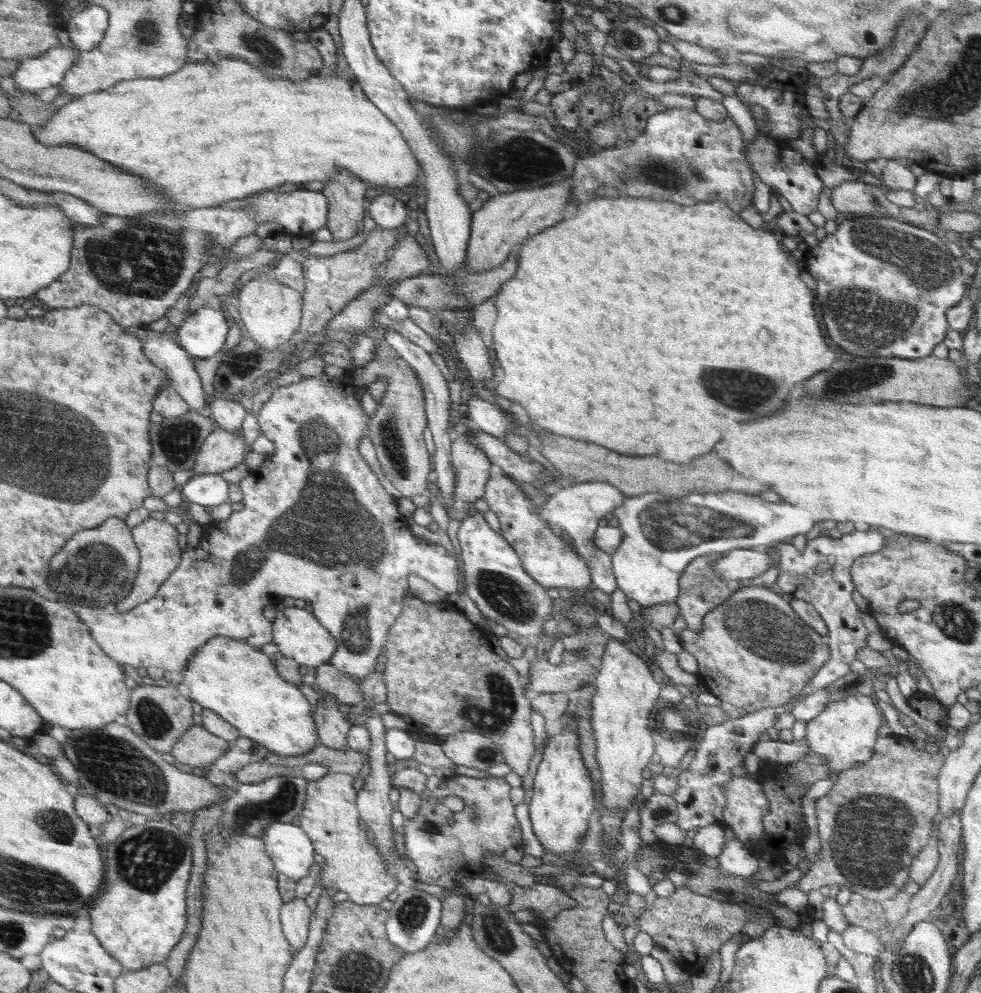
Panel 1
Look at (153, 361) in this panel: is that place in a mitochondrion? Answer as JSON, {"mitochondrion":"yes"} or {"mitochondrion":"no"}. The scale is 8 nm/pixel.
{"mitochondrion":"no"}

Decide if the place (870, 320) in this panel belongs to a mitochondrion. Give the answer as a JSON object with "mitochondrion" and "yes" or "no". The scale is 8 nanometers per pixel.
{"mitochondrion":"yes"}

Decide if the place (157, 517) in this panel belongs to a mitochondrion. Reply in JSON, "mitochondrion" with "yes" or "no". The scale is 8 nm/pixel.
{"mitochondrion":"no"}

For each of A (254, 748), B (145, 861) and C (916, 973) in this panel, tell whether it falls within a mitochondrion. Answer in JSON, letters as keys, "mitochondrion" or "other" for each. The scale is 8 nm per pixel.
{"A":"other","B":"mitochondrion","C":"mitochondrion"}

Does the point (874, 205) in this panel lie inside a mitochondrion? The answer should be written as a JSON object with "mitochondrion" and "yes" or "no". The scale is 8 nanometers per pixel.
{"mitochondrion":"yes"}

